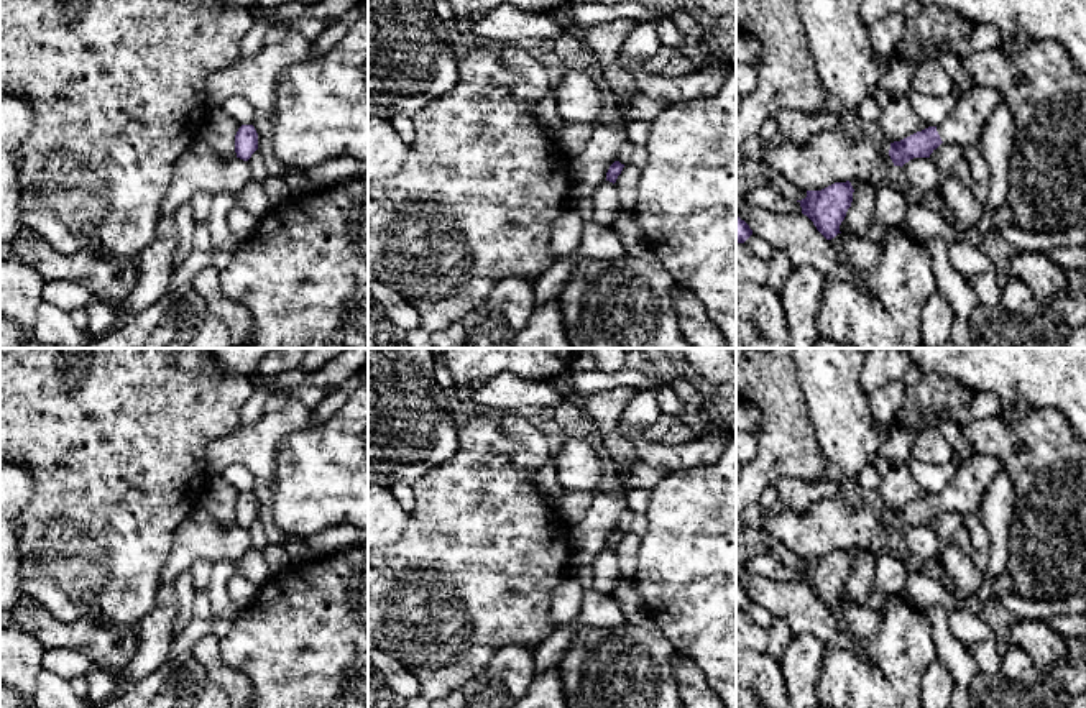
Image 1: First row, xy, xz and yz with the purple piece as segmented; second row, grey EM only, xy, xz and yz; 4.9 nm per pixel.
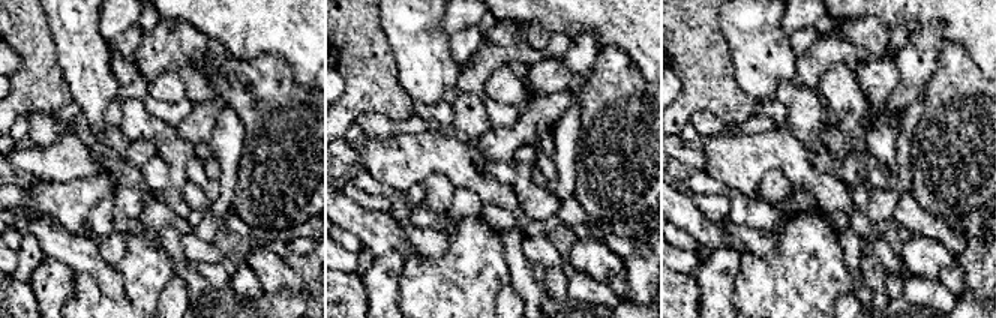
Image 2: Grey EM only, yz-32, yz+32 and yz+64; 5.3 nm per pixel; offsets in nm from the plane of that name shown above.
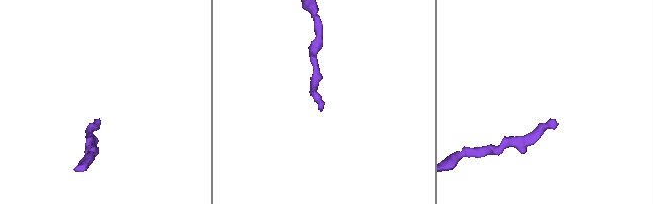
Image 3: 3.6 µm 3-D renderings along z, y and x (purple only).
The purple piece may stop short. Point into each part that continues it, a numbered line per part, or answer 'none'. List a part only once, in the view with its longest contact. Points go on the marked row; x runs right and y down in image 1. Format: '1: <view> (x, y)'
1: yz (963, 125)

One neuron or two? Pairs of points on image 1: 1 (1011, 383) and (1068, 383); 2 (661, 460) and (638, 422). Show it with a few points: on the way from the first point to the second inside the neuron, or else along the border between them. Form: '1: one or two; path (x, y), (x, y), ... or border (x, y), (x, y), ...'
1: one; path (1026, 383), (1053, 383)
2: one; path (651, 452), (638, 439), (638, 432)

